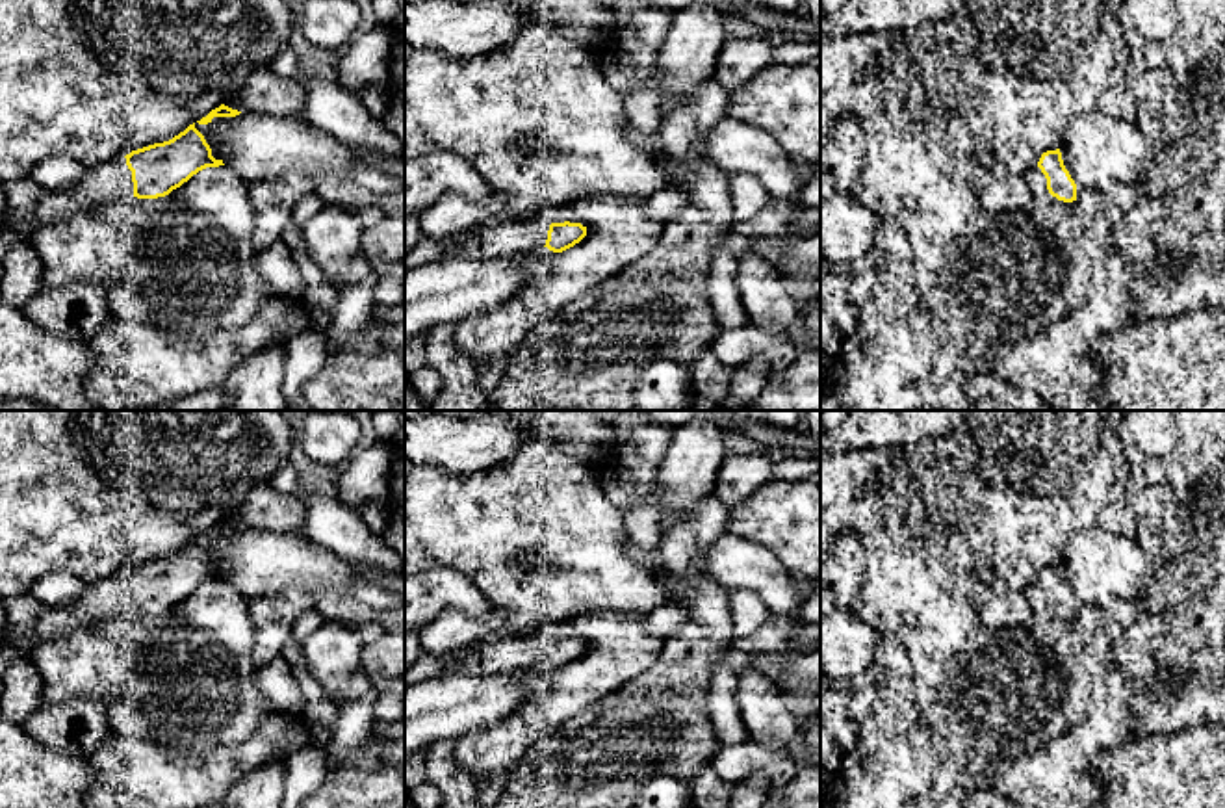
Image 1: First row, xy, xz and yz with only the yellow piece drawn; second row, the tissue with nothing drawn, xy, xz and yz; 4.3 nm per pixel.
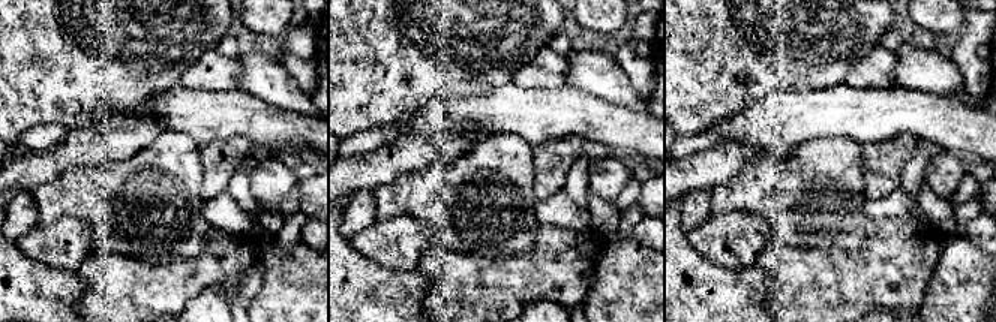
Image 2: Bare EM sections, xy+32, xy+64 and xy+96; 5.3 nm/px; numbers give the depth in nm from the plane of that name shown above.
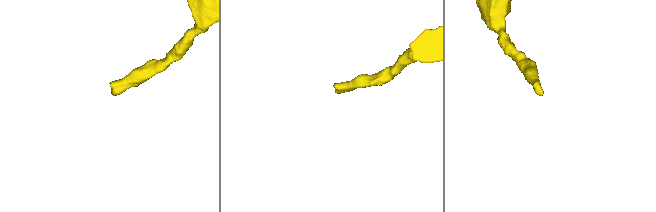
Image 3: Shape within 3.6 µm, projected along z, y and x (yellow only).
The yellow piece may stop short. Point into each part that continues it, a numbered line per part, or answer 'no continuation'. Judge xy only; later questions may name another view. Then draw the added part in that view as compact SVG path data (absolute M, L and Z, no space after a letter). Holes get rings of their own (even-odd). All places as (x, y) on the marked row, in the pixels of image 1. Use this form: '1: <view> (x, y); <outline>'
1: xy (108, 182); M119 156L87 167L78 186L50 191L33 206L33 212L39 219L39 228L48 228L78 214L98 212L108 204L130 199L134 199L132 171L126 165L126 158Z

